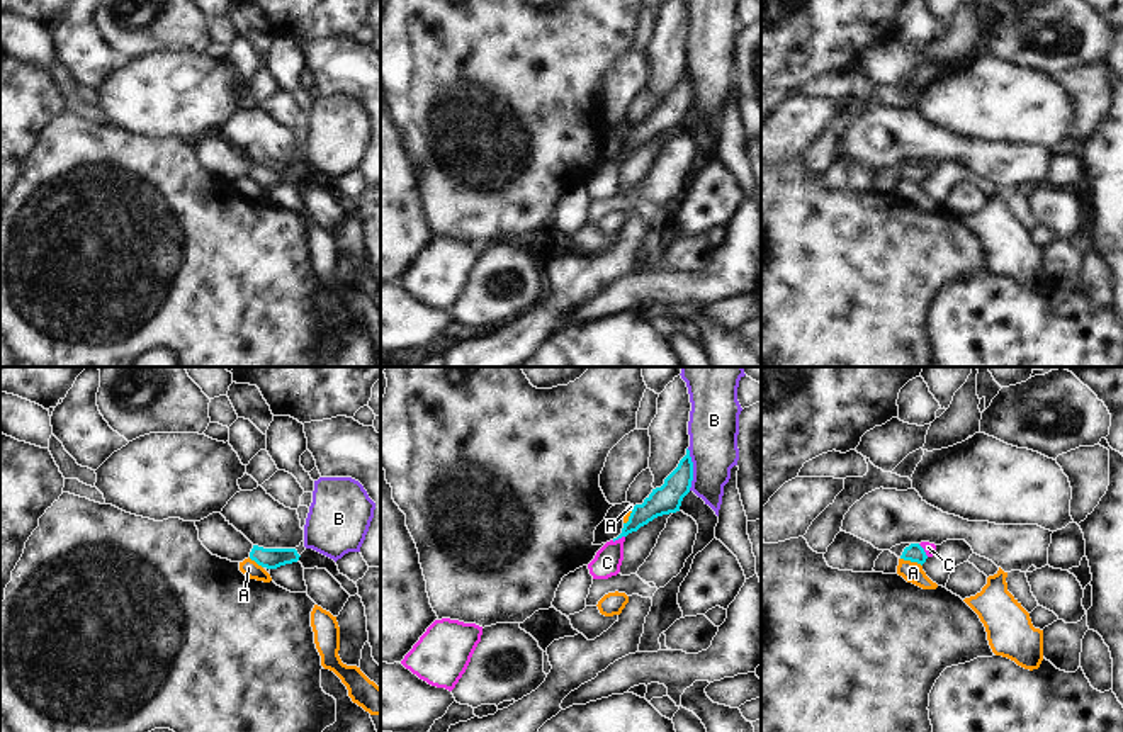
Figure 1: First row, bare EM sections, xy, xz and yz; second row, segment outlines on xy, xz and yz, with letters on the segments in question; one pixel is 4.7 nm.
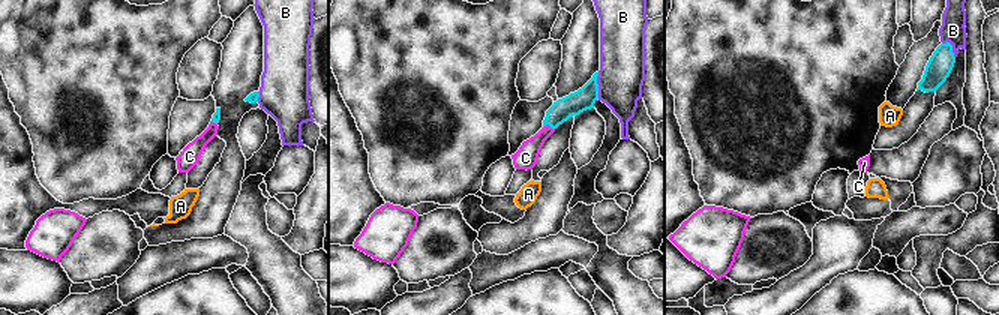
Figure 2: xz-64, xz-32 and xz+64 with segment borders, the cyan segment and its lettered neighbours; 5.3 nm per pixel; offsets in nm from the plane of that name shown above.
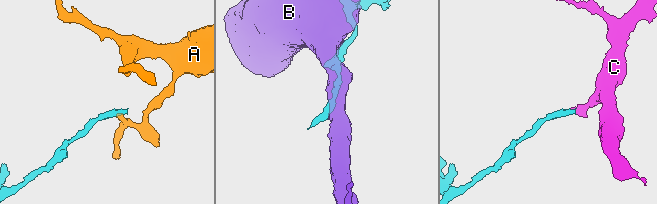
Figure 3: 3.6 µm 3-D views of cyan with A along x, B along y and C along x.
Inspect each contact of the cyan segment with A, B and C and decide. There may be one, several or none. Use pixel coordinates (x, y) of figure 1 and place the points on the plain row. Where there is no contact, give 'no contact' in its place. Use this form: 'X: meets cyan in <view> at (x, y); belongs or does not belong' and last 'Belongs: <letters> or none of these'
A: meets cyan in yz at (911, 180); does not belong
B: meets cyan in xz at (692, 89); does not belong
C: meets cyan in xz at (617, 158); belongs
Belongs: C

